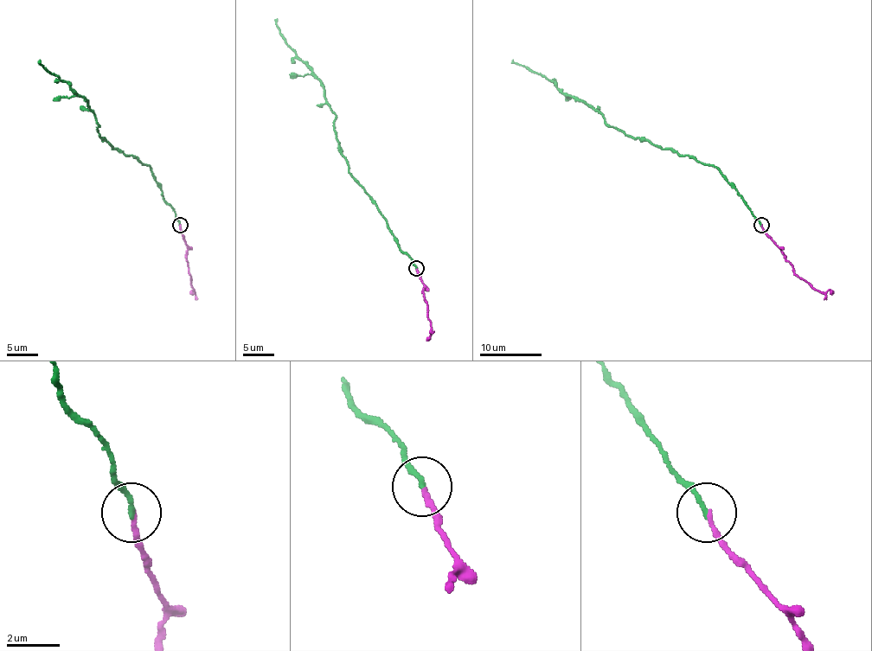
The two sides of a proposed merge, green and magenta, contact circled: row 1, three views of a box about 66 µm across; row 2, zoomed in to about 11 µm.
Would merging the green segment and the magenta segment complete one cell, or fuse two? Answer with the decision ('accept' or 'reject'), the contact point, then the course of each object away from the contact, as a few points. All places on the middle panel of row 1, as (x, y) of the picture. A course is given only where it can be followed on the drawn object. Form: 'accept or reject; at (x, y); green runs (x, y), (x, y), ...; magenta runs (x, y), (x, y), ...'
accept; at (416, 268); green runs (416, 268), (399, 248), (374, 200), (349, 172), (323, 86), (285, 42), (277, 19); magenta runs (416, 270), (424, 285), (426, 317), (431, 325), (426, 341)

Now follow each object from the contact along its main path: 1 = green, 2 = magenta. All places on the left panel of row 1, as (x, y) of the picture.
1: (179, 226), (150, 167), (112, 148), (97, 131), (99, 124), (86, 102), (67, 81), (49, 73), (40, 60)
2: (179, 226), (187, 247), (190, 284), (195, 290), (190, 293)

